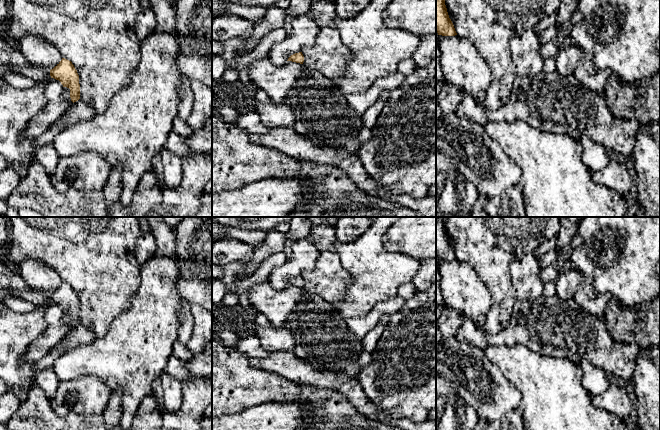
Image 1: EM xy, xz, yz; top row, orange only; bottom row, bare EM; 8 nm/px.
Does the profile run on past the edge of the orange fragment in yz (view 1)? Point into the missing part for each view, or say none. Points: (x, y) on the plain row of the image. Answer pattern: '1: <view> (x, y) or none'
1: none

